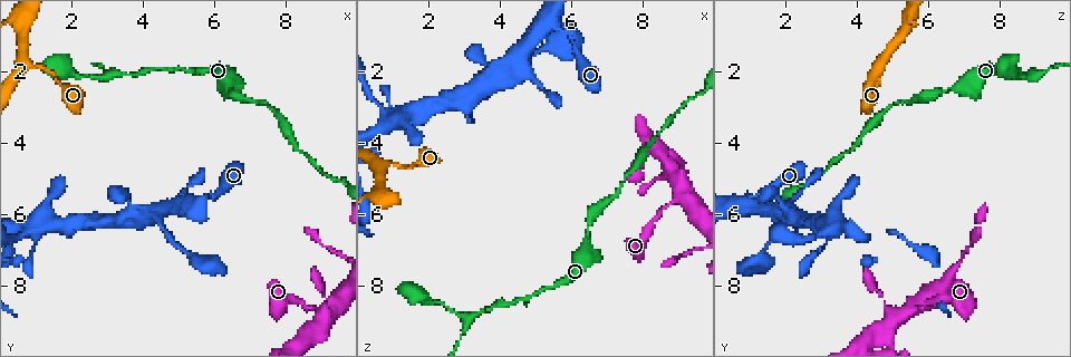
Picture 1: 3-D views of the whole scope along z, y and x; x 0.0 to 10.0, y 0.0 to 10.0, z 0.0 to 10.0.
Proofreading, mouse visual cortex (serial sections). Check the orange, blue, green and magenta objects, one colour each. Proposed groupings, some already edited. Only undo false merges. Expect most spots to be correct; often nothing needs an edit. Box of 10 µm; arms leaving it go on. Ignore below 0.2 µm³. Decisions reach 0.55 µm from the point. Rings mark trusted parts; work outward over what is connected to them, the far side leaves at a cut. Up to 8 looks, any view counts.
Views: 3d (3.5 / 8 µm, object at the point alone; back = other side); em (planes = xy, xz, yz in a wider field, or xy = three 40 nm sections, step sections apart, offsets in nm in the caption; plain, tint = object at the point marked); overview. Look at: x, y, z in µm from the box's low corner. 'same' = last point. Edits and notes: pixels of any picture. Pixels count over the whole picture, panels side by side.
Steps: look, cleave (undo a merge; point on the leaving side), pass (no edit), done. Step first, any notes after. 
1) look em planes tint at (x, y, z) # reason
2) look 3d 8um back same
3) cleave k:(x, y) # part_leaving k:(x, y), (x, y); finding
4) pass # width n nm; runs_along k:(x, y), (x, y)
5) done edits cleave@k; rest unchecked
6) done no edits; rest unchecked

look 3d 3.5um at (6.15, 5.45, 1.25) # calibre changes

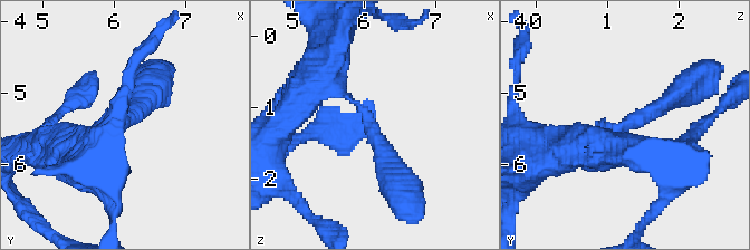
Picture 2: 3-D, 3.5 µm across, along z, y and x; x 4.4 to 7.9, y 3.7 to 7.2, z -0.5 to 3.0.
look em xy step 1 tint at (6.15, 5.45, 1.25) # need the tissue

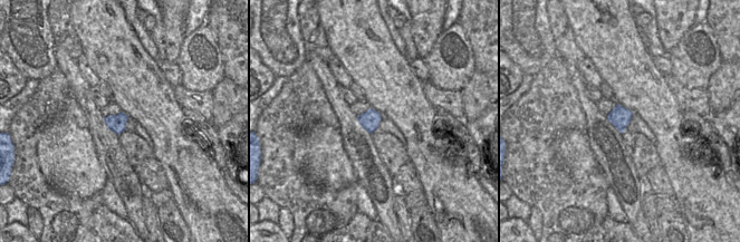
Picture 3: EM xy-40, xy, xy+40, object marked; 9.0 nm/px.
pass # continuous, no second cell

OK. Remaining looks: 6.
look 3d 8um at (9.05, 8.65, 5.55) # narrows sharply

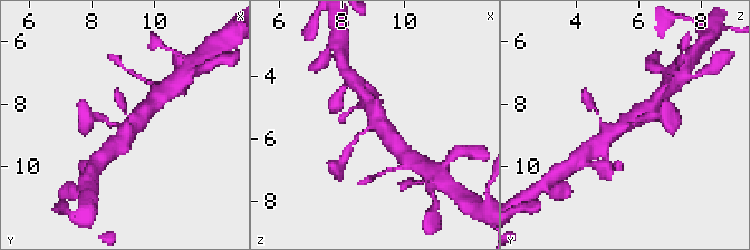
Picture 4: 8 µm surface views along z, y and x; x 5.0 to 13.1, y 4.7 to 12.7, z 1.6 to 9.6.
look em xy step 5 tint same

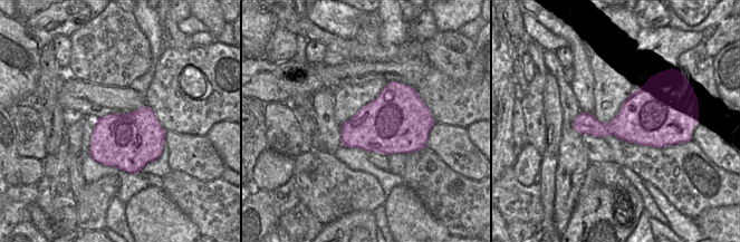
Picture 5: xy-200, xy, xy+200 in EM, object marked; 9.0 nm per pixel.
pass # runs_along 4:(643, 117), (613, 131), (599, 144); continuous, no second cell

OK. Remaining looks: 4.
look 3d 3.5um at (0.80, 6.45, 3.20) # three arms meet

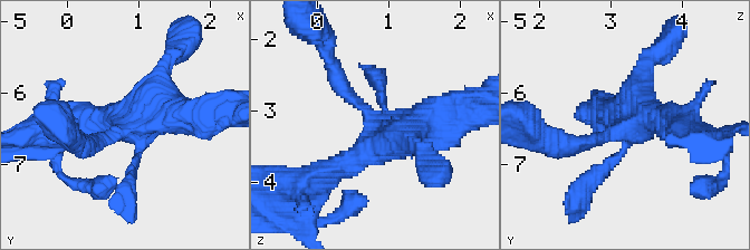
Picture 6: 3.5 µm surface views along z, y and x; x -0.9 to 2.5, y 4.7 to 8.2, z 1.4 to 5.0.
look em xy step 2 tint at (0.80, 6.50, 3.20) # need the tissue

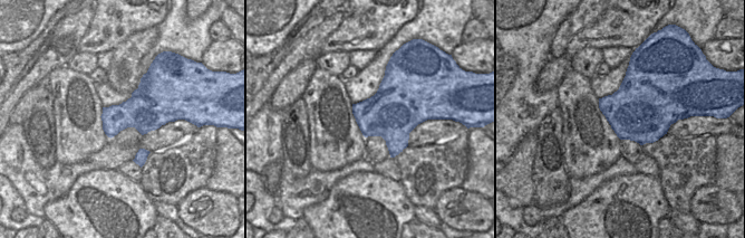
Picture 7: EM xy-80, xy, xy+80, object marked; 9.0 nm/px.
look em planes tint same

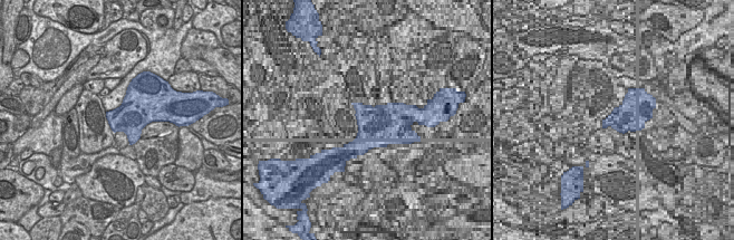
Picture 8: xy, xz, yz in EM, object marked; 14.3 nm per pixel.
pass # runs_along 6:(457, 112), (387, 134), (343, 83); one cell here

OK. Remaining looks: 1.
done no edits; rest unchecked

